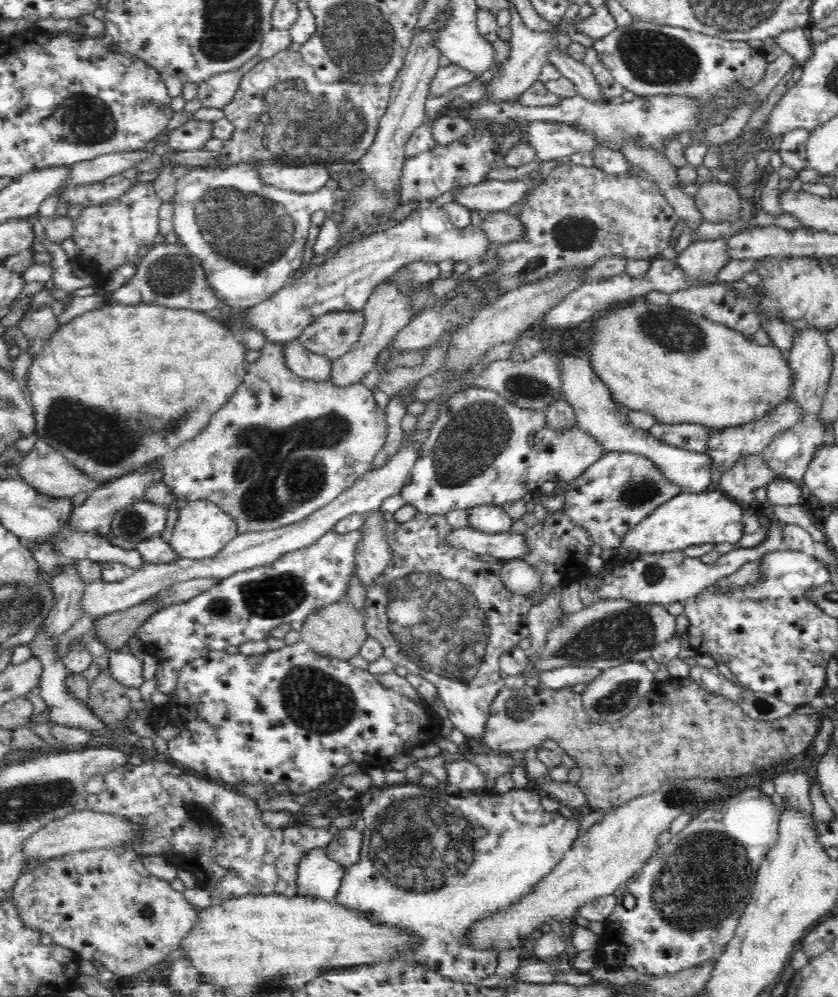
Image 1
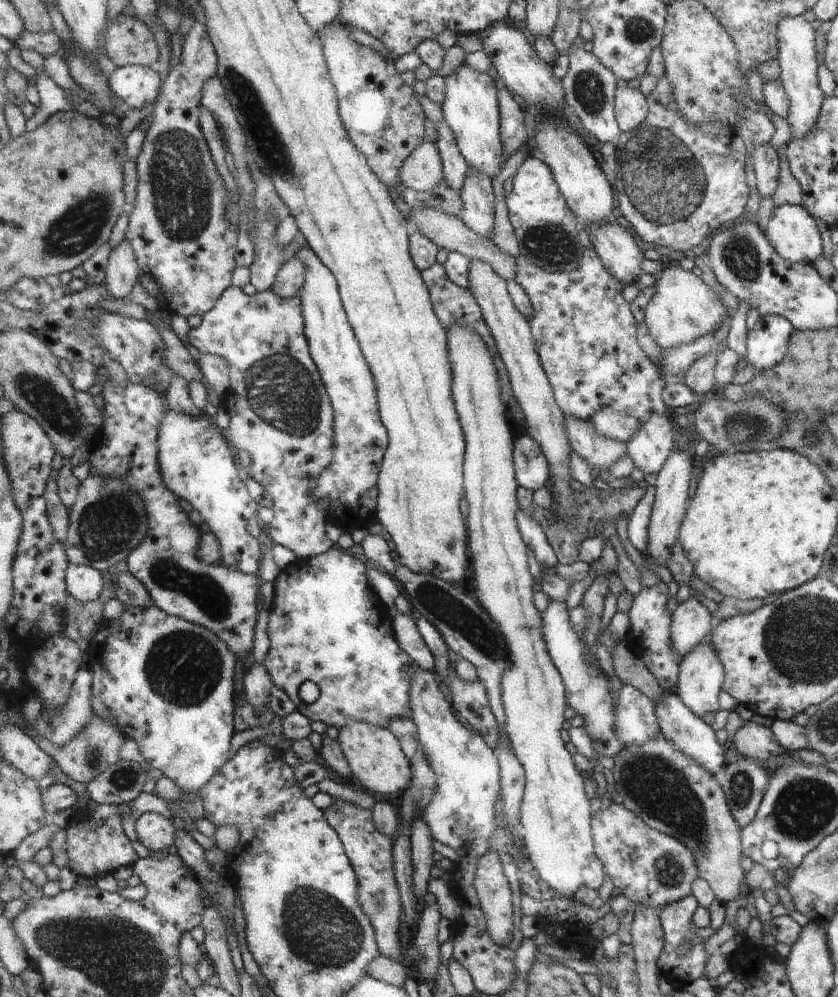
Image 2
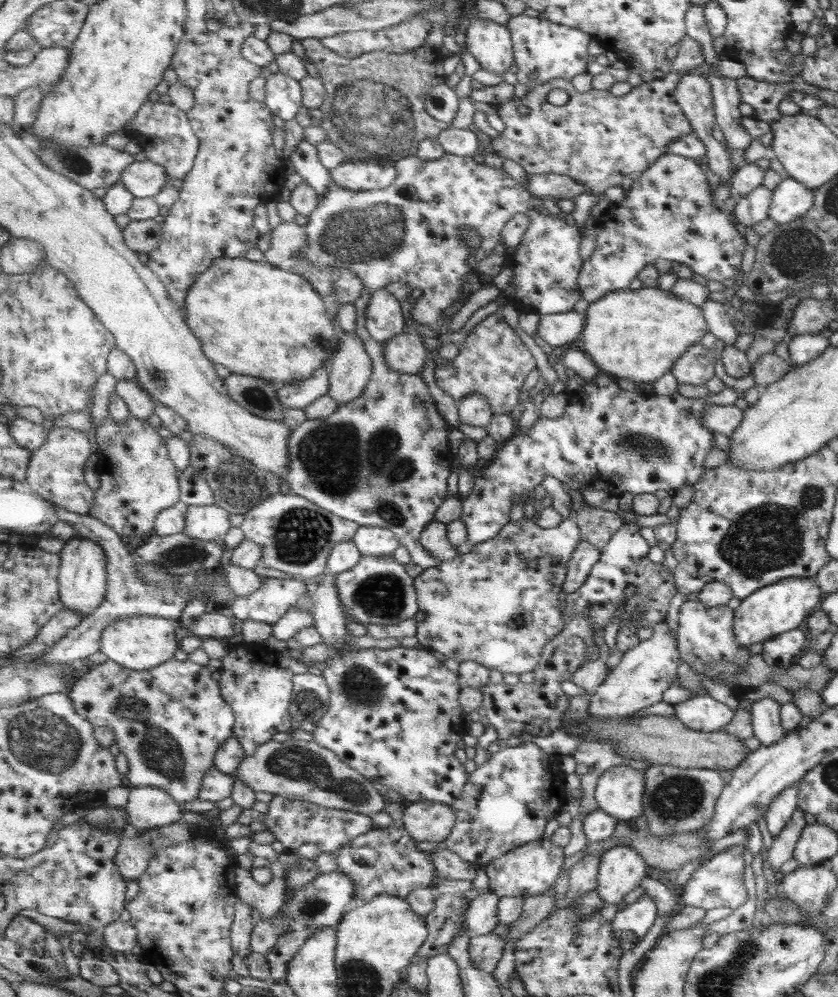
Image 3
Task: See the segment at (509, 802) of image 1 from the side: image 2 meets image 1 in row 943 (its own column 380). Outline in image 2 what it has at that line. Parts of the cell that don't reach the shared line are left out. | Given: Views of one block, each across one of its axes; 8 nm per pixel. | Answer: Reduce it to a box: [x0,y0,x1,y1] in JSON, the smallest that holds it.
[295,245,390,531]

